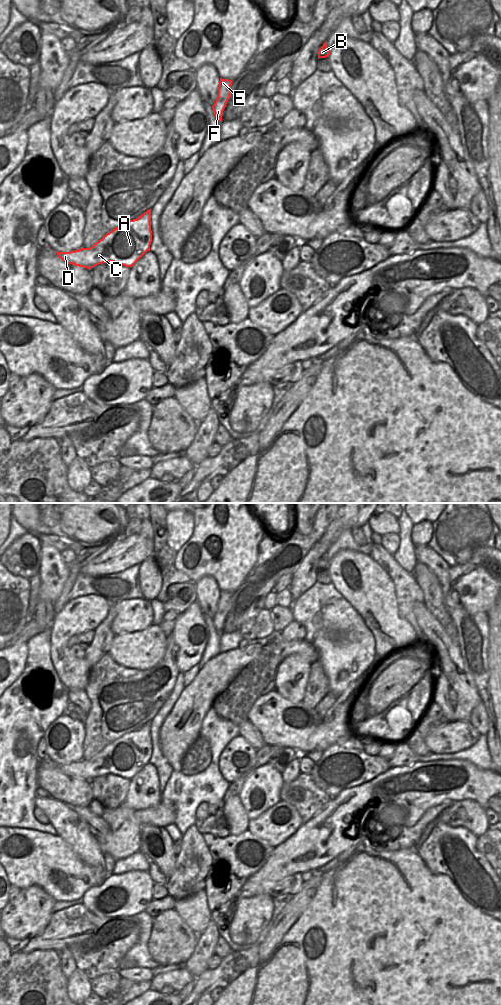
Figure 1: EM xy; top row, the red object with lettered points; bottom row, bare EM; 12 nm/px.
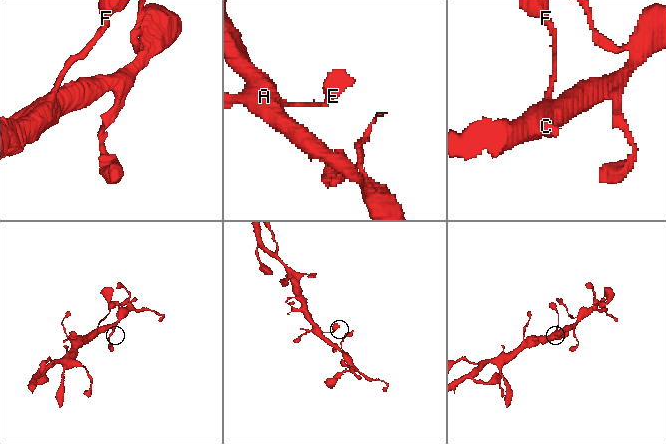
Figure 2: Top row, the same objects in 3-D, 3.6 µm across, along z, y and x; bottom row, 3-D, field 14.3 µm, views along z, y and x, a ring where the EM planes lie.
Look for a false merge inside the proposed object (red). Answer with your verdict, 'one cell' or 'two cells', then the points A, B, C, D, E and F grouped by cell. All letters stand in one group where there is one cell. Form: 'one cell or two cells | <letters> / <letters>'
one cell | A B C D E F

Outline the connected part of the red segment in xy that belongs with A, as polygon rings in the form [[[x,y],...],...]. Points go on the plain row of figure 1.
[[[149,721],[137,731],[124,734],[113,741],[90,760],[55,764],[65,775],[87,781],[107,774],[132,779],[147,763],[150,763],[151,754],[151,721]]]

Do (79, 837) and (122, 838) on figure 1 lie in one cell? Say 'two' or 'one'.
two

